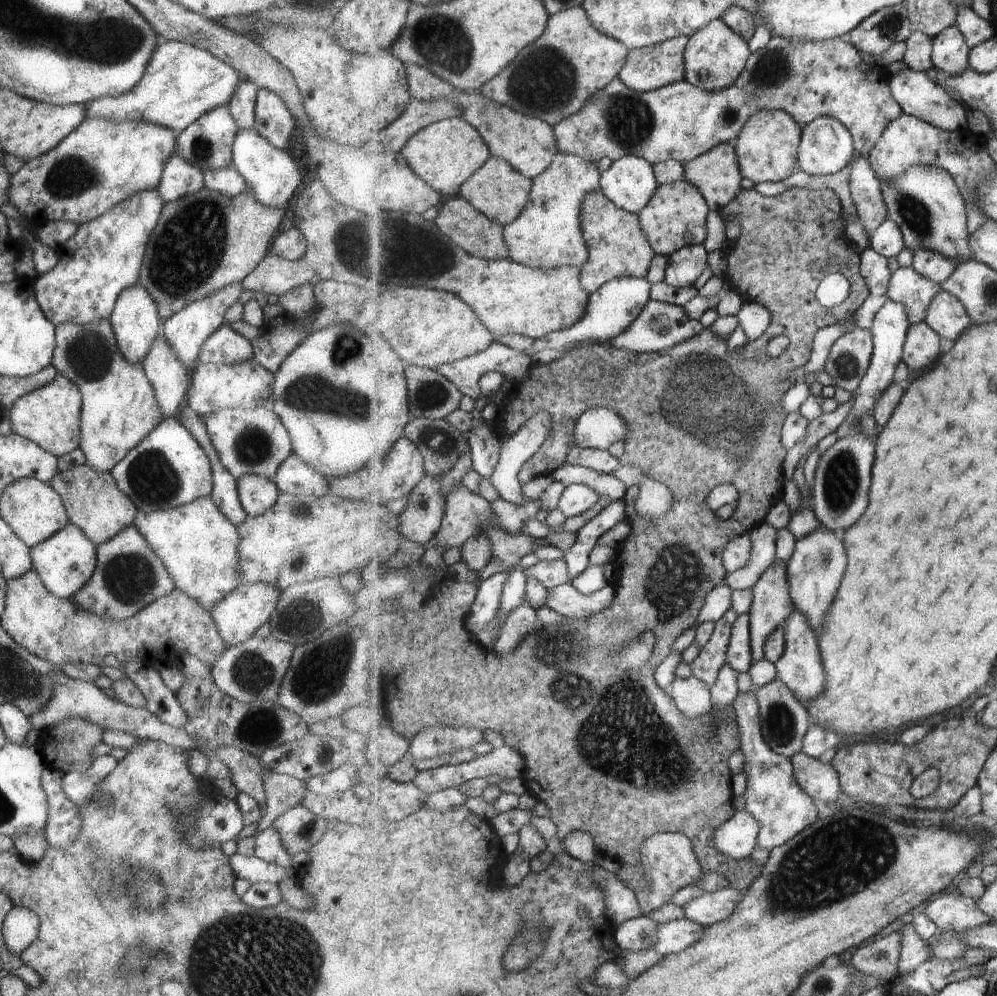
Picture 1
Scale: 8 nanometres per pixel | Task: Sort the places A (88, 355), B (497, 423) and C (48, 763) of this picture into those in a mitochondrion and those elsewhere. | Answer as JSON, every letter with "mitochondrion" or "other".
{"A":"mitochondrion","B":"other","C":"other"}

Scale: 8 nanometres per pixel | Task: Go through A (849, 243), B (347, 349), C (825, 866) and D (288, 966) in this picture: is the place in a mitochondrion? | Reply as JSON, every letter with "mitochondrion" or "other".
{"A":"other","B":"mitochondrion","C":"mitochondrion","D":"mitochondrion"}

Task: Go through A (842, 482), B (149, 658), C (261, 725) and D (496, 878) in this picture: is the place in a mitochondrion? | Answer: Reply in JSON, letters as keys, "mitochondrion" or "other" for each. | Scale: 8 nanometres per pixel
{"A":"mitochondrion","B":"other","C":"mitochondrion","D":"other"}

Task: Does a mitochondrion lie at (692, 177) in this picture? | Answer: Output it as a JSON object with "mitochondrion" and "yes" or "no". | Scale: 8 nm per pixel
{"mitochondrion":"no"}

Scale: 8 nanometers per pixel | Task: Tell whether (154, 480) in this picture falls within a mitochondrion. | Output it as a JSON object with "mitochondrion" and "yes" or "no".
{"mitochondrion":"yes"}

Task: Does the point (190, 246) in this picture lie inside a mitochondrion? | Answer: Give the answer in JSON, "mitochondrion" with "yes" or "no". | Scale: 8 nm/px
{"mitochondrion":"yes"}

